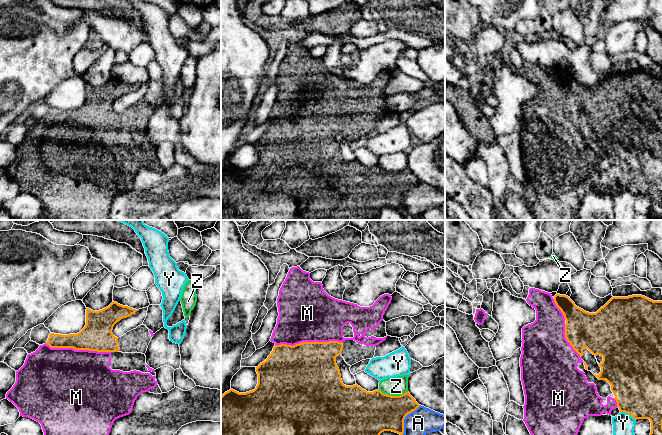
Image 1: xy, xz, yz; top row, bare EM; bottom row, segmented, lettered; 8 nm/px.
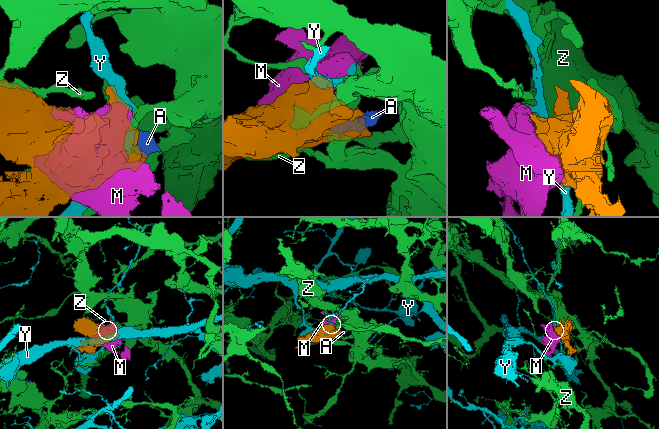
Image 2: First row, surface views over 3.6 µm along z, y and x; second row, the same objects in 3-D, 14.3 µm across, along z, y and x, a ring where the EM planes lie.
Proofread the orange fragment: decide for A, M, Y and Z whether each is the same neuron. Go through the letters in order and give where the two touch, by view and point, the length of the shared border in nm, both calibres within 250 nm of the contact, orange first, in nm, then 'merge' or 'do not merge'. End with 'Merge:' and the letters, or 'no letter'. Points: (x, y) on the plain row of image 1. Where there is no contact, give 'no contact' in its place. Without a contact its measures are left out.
A: contact xz (403, 196); length 300 nm; calibres 340 and 220 nm; do not merge
M: contact xz (308, 118); length 550 nm; calibres 500 and 460 nm; merge
Y: contact yz (628, 189); length 150 nm; calibres 400 and 180 nm; do not merge
Z: contact xz (393, 172); length 240 nm; calibres 360 and 150 nm; do not merge
Merge: M

